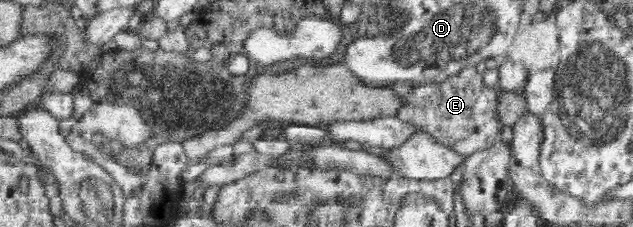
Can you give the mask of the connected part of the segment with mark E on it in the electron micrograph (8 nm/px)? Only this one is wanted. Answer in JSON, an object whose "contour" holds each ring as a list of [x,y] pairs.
{"contour":[[[466,64],[462,72],[442,82],[417,84],[406,96],[400,96],[401,105],[396,112],[397,117],[400,122],[422,127],[424,132],[430,133],[440,143],[466,156],[492,146],[500,138],[496,109],[500,94],[497,87],[491,88],[484,83],[483,74],[486,70],[486,64]]]}

